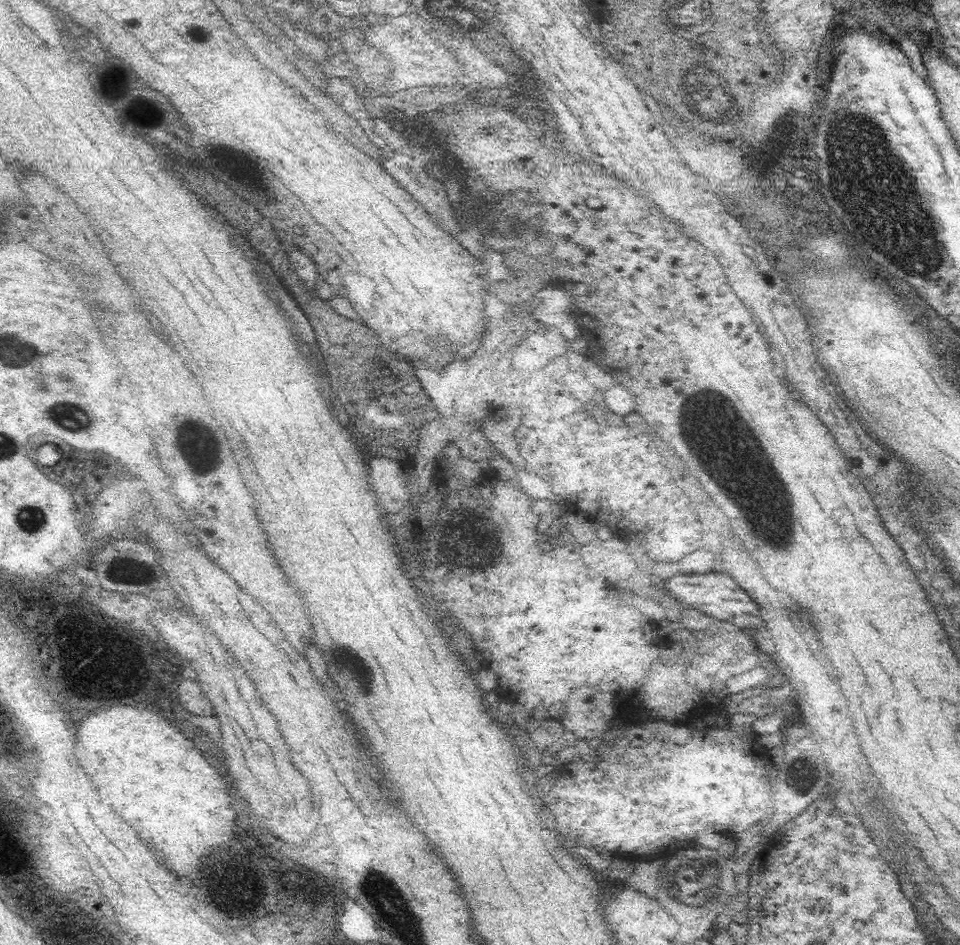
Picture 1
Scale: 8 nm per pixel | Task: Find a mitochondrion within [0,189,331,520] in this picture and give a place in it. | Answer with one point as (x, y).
(195, 441)

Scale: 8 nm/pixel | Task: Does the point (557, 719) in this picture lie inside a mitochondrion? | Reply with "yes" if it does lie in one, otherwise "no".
no

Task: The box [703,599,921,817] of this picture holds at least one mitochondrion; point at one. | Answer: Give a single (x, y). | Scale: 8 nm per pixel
(801, 771)

